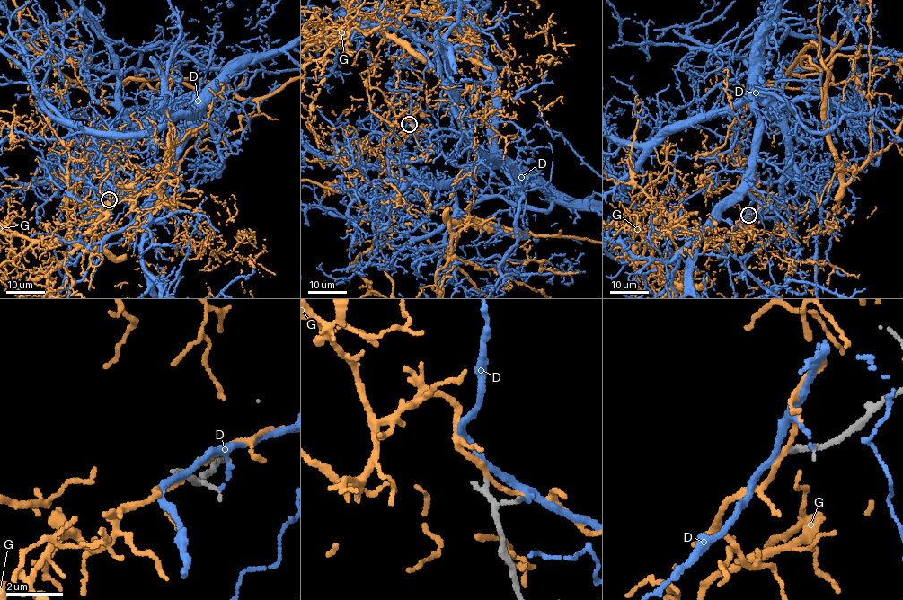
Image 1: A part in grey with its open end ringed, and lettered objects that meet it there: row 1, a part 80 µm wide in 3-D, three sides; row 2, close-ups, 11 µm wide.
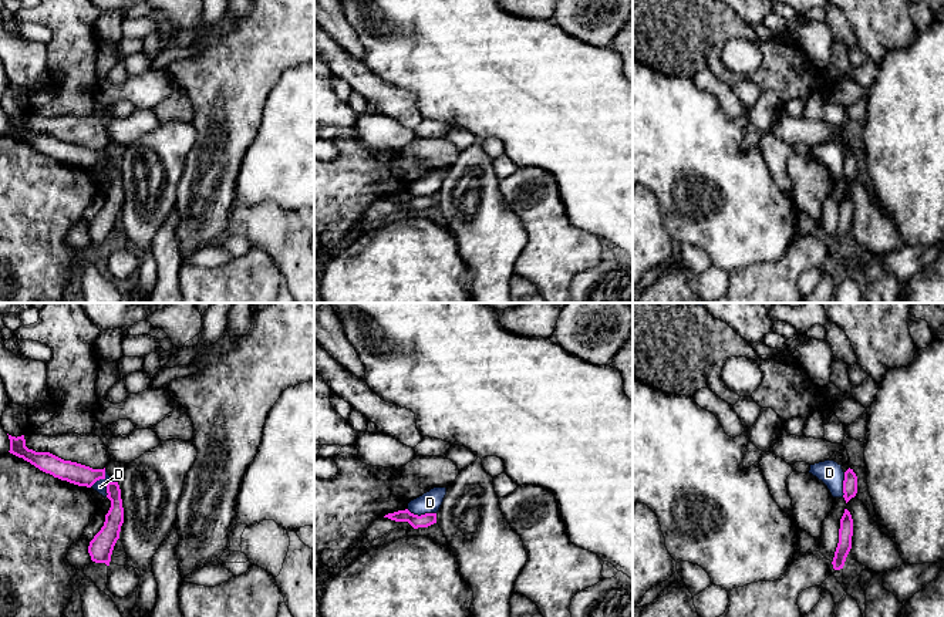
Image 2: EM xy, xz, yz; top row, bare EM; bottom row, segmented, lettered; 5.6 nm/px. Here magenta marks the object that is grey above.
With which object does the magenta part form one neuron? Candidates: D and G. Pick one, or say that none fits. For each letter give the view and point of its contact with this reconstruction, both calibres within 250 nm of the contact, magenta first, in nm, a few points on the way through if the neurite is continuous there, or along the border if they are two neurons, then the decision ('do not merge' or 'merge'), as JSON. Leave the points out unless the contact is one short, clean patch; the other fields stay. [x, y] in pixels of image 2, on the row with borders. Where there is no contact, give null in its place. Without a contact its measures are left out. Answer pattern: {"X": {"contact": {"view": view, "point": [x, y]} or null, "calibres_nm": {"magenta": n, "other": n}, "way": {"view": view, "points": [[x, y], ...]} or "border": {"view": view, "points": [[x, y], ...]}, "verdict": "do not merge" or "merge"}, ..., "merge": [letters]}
{"D": {"contact": {"view": "xy", "point": [101, 478]}, "calibres_nm": {"magenta": 120, "other": 70}, "border": {"view": "xy", "points": [[114, 481], [97, 479], [90, 486]]}, "verdict": "do not merge"}, "G": {"contact": null, "verdict": "do not merge"}, "merge": []}

